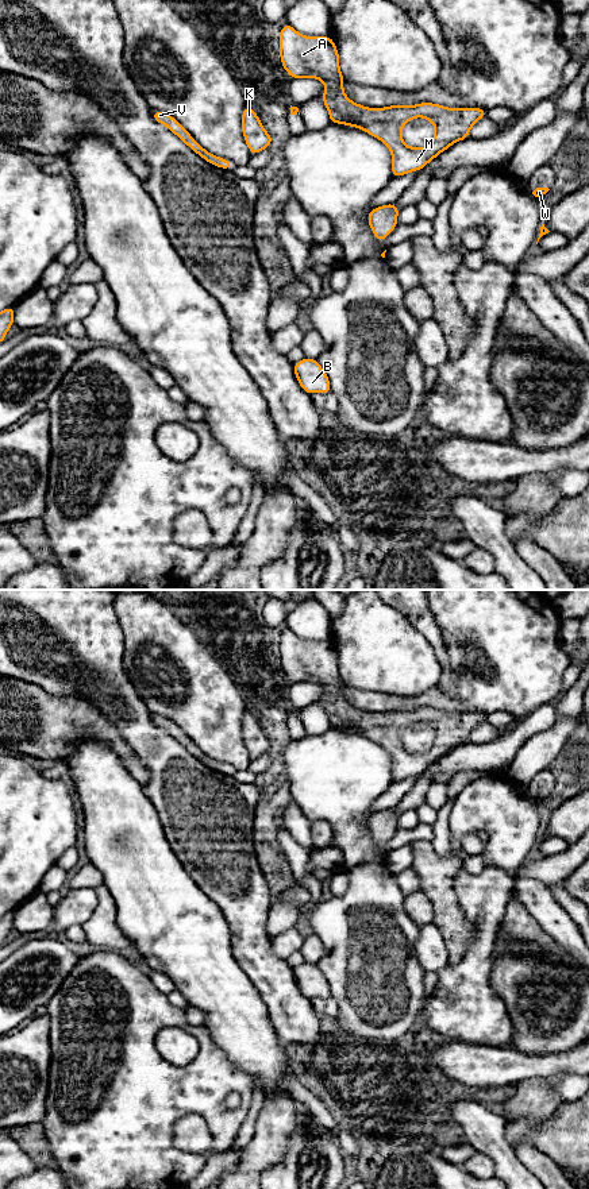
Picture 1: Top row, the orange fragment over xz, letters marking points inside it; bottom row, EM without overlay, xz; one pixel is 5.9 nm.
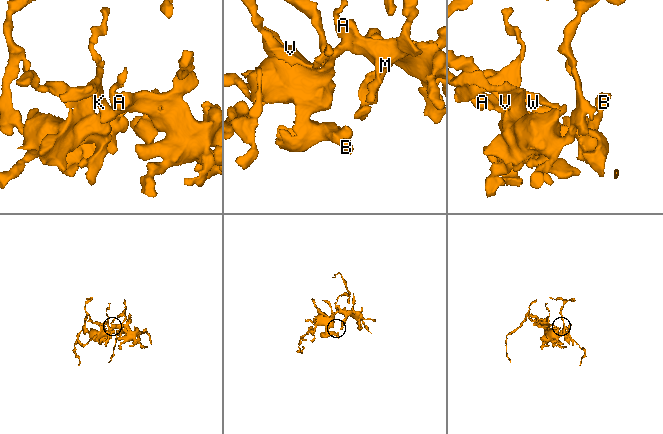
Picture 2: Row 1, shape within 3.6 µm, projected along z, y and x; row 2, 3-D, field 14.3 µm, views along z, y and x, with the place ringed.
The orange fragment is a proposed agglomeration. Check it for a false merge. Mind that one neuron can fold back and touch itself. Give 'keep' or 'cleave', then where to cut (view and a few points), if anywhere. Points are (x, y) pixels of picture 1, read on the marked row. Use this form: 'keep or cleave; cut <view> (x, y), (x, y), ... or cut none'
keep; cut none

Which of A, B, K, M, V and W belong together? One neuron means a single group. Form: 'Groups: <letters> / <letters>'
Groups: A B K M V W

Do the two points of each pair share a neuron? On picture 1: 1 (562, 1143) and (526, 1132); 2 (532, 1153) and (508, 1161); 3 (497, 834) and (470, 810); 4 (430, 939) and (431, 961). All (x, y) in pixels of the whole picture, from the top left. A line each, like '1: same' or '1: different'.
1: same
2: different
3: same
4: same

